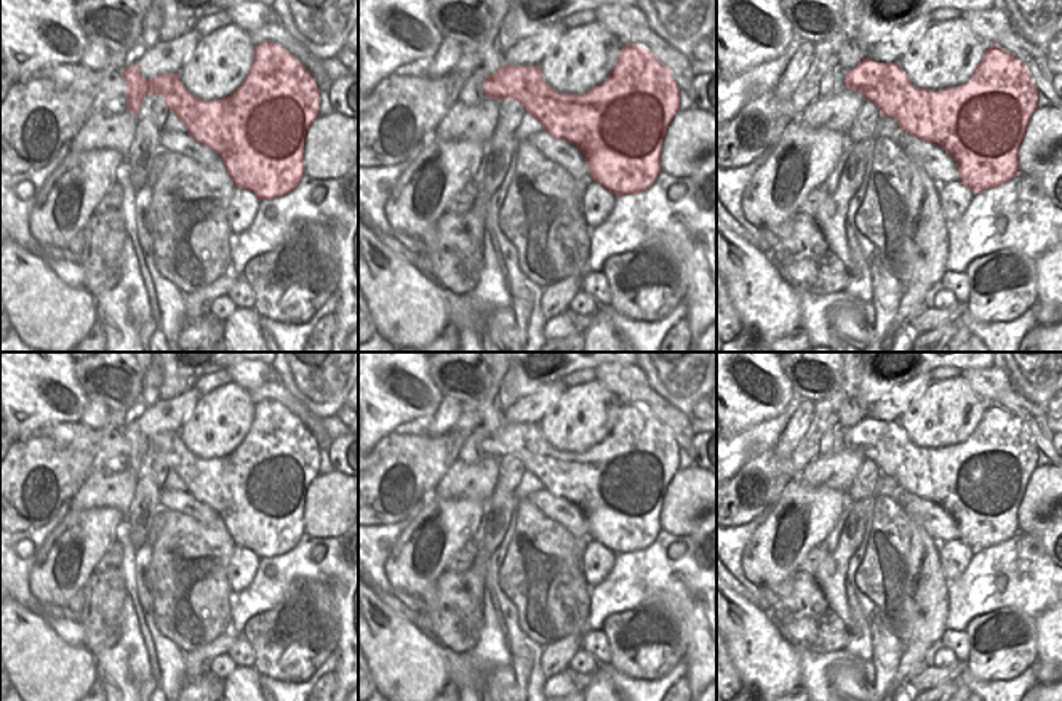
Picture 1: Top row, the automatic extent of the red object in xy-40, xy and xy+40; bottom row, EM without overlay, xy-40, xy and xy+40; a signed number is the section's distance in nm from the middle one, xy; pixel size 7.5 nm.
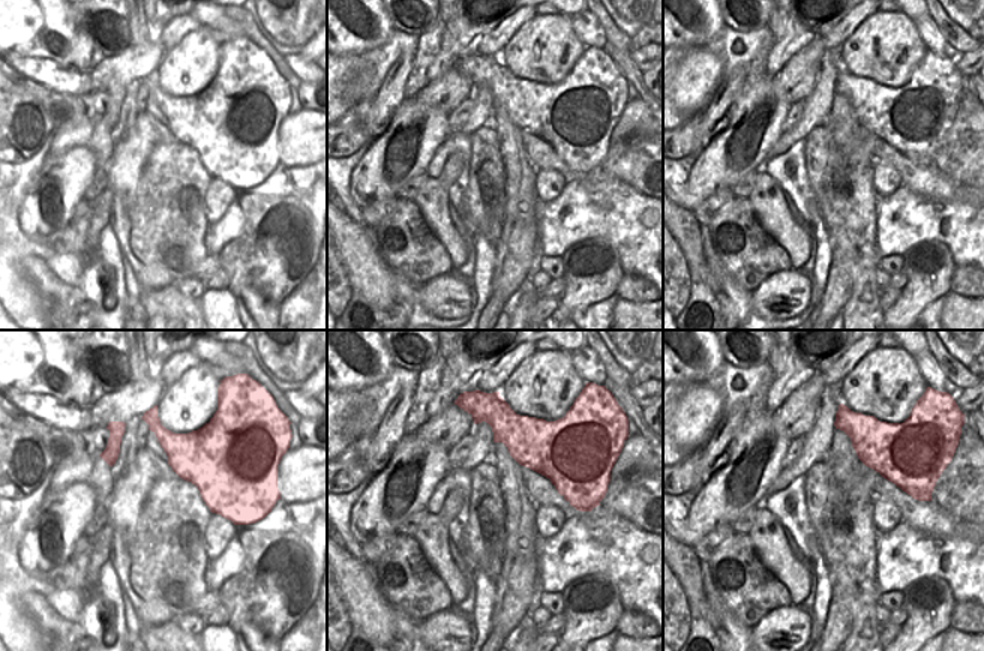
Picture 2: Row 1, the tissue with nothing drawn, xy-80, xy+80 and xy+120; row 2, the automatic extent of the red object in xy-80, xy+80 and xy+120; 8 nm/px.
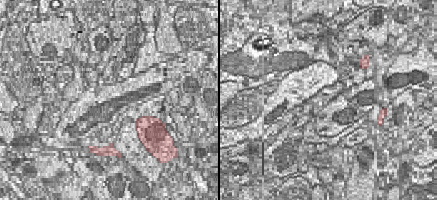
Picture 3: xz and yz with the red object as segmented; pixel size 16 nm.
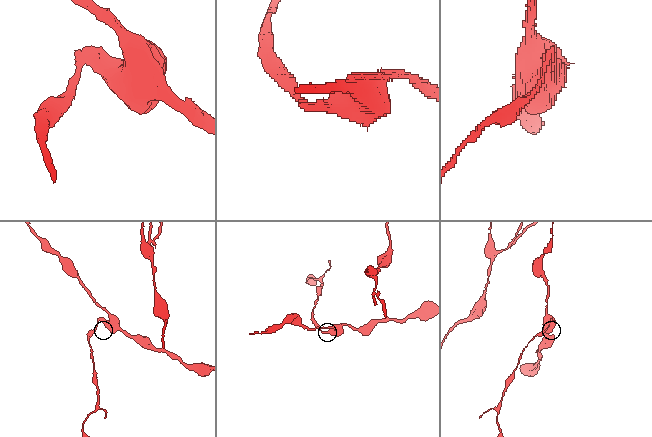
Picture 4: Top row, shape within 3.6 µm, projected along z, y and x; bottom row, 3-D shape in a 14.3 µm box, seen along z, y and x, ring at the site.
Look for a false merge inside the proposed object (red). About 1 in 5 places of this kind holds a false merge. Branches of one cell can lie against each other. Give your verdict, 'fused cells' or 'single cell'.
fused cells

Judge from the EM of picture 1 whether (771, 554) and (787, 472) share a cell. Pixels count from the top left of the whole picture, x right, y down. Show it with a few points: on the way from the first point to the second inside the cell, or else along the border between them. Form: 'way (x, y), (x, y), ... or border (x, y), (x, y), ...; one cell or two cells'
border (797, 474), (766, 512); two cells

